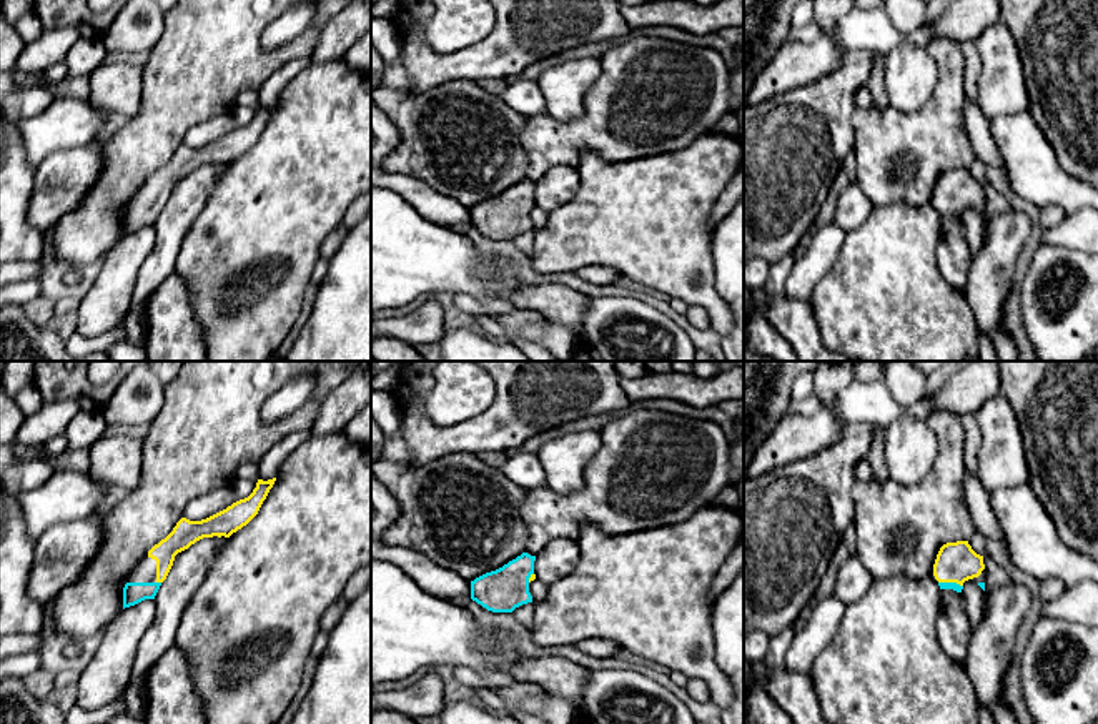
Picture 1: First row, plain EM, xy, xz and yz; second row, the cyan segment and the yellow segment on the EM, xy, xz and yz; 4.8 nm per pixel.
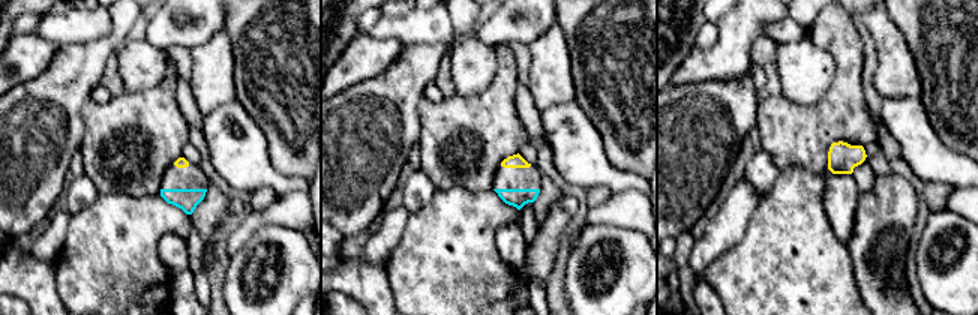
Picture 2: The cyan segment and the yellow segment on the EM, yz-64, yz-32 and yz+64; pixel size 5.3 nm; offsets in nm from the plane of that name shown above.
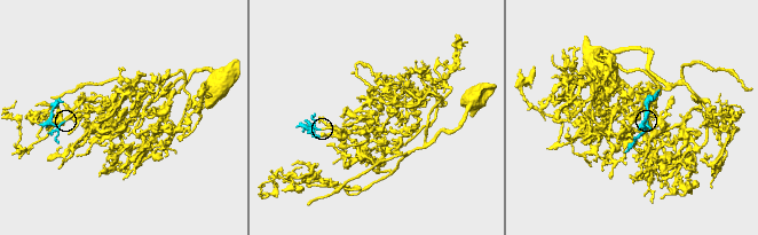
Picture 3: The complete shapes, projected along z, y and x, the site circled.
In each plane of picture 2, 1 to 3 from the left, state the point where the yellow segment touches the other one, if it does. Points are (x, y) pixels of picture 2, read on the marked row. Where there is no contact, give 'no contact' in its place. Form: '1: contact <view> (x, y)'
1: no contact
2: no contact
3: no contact

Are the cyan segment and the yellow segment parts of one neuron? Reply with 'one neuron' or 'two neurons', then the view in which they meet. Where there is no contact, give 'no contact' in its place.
one neuron; contact in yz

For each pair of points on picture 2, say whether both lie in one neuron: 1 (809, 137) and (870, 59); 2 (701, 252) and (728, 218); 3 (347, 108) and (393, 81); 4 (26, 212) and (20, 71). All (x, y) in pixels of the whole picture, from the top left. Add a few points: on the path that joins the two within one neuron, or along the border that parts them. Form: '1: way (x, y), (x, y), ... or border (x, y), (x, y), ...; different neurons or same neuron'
1: border (858, 33), (863, 42), (863, 95), (867, 102); different neurons
2: way (710, 243), (726, 227); same neuron
3: way (359, 108), (366, 108), (381, 93); same neuron
4: border (50, 63), (33, 78), (15, 86); different neurons

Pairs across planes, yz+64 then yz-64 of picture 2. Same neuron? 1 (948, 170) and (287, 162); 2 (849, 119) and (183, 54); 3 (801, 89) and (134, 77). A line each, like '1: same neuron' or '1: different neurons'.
1: different neurons
2: different neurons
3: same neuron

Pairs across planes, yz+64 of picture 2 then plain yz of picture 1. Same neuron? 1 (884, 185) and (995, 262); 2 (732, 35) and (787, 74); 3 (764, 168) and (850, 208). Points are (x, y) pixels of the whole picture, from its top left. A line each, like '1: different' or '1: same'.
1: same
2: same
3: same

